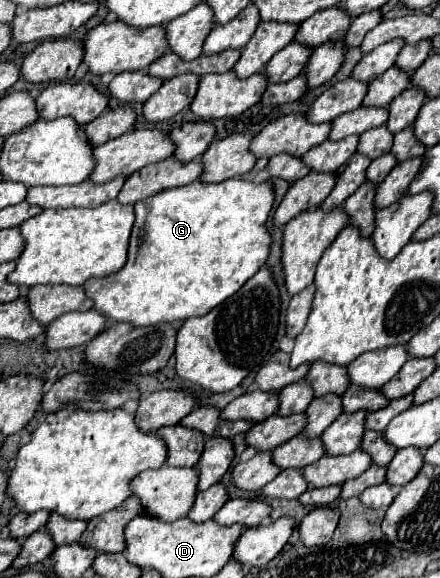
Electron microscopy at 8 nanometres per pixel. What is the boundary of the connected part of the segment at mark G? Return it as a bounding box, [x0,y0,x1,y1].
[83,178,275,328]

